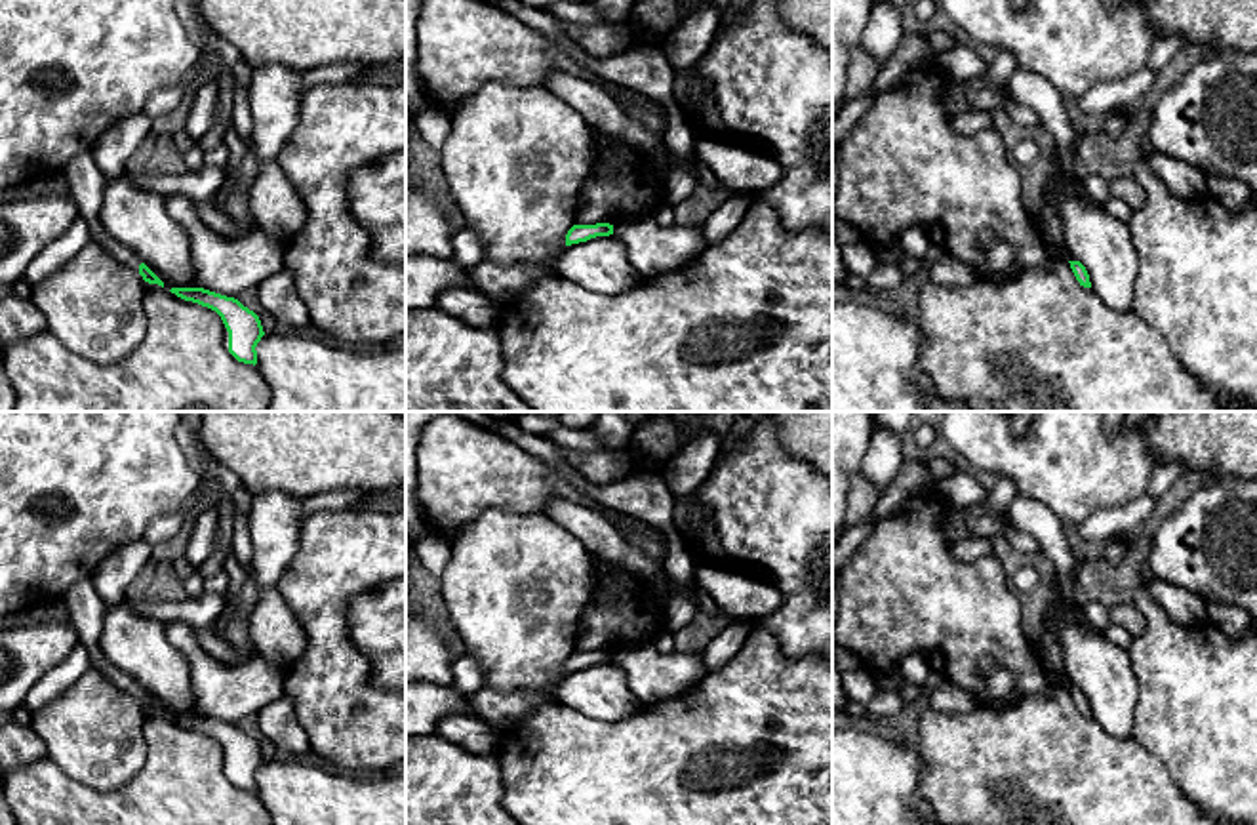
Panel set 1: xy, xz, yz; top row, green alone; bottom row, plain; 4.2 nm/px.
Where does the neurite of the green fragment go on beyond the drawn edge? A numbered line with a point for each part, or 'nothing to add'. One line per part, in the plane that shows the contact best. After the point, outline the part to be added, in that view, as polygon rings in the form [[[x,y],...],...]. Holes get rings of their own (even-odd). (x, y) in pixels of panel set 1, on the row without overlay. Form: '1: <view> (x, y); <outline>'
1: xy (86, 608); [[[93,577],[74,583],[63,596],[63,602],[69,610],[70,625],[76,631],[78,644],[82,644],[88,652],[90,667],[97,669],[114,686],[139,699],[139,692],[143,688],[133,678],[116,669],[99,648],[99,636],[109,604],[97,593]]]

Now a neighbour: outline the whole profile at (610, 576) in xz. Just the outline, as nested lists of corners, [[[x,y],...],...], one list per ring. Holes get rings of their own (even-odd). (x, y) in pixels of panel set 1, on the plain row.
[[[594,558],[596,566],[596,589],[592,602],[596,606],[611,604],[621,594],[621,585],[634,573],[617,562]]]

